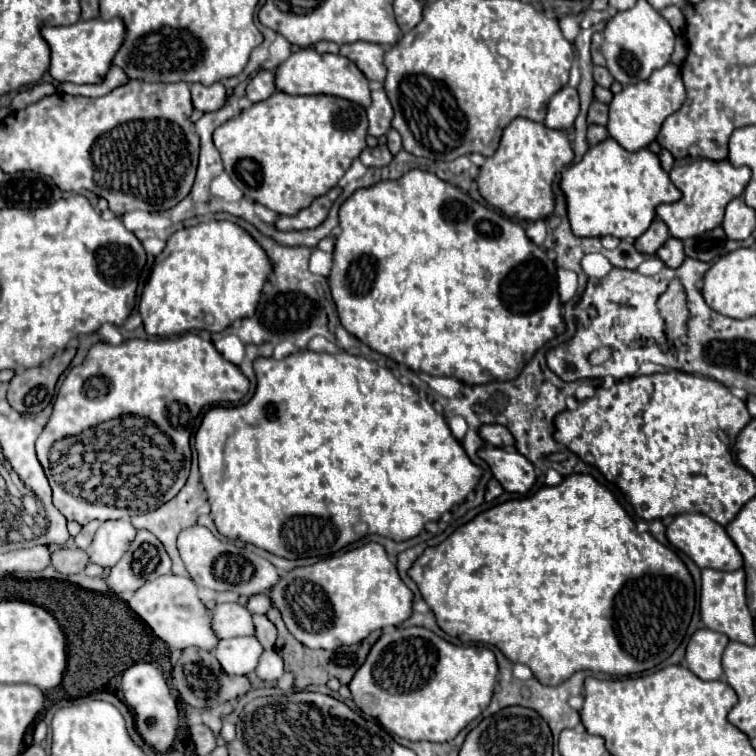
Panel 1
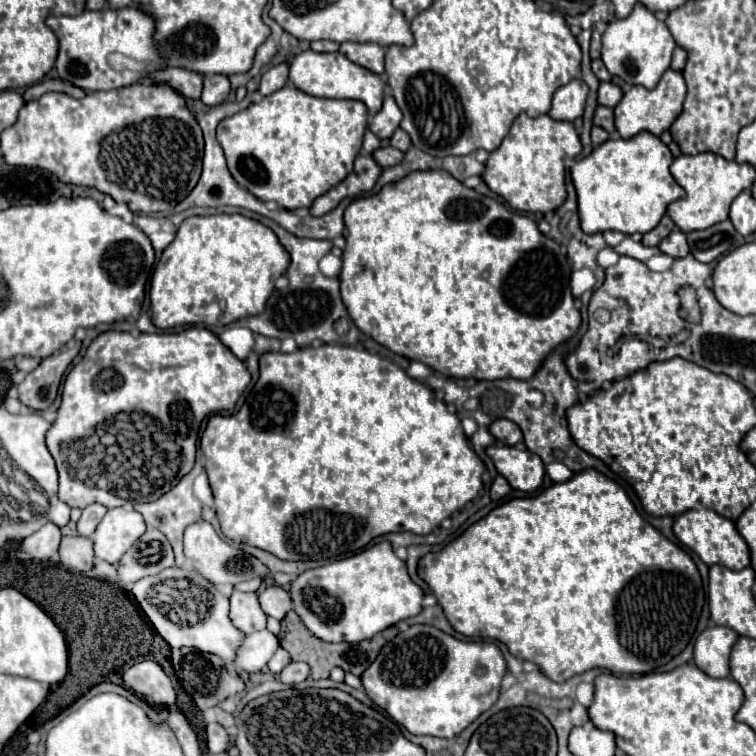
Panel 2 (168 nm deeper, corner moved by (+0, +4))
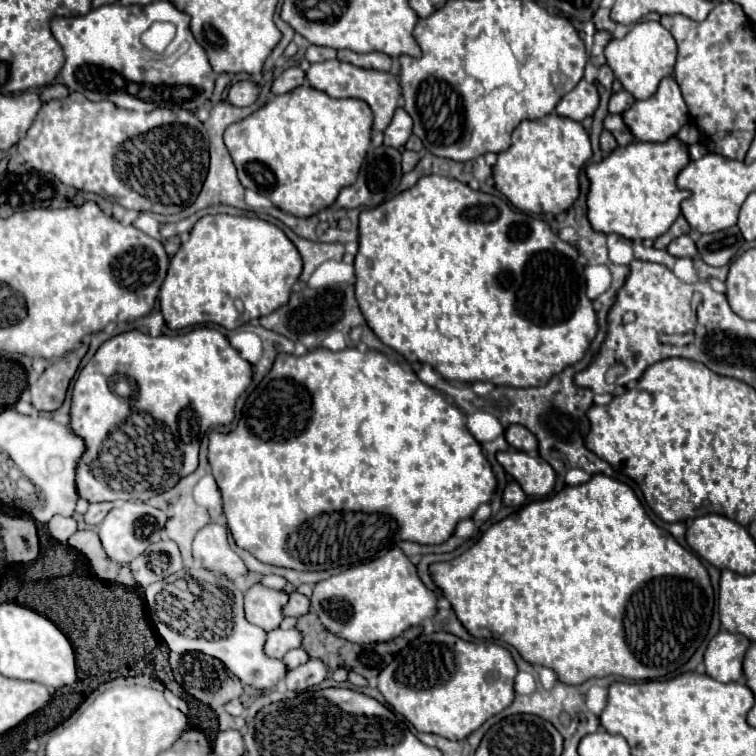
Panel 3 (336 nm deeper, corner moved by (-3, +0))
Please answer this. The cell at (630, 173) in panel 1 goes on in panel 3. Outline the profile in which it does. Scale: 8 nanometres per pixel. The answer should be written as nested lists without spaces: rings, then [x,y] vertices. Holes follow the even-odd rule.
[[[680,138],[666,142],[632,142],[618,146],[600,164],[590,164],[586,174],[592,182],[588,194],[588,218],[592,228],[604,234],[620,234],[628,240],[656,240],[680,216],[680,202],[690,192],[676,188],[678,172],[690,162],[688,144]]]

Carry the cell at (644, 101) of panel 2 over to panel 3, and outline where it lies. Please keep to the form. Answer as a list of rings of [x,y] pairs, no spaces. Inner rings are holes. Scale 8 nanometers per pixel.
[[[668,76],[660,82],[654,96],[650,96],[648,100],[636,100],[624,112],[624,122],[628,124],[632,134],[642,142],[664,142],[664,140],[676,136],[678,130],[688,122],[688,108],[686,108],[686,102],[680,94],[676,80],[672,76]]]

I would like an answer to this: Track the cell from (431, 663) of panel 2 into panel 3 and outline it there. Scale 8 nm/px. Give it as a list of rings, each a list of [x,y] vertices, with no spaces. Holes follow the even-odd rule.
[[[432,632],[422,634],[404,650],[400,650],[394,662],[380,672],[378,690],[392,706],[392,710],[412,722],[418,732],[432,732],[448,740],[464,740],[474,730],[478,730],[488,718],[496,716],[512,704],[516,674],[516,662],[504,646],[492,642],[486,642],[484,646],[484,642],[466,642],[448,632]]]

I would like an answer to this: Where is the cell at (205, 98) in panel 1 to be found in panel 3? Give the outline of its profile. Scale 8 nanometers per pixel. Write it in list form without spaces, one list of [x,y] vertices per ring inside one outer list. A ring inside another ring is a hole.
[[[240,80],[236,84],[230,86],[228,90],[228,100],[234,104],[234,106],[250,106],[256,102],[260,94],[260,86],[250,82],[250,80]]]

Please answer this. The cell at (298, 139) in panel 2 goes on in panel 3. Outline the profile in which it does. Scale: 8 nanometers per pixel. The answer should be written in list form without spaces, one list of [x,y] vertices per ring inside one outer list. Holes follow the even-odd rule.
[[[304,84],[228,126],[224,142],[244,188],[270,198],[284,212],[314,216],[332,206],[342,188],[356,182],[370,134],[372,110],[364,100],[336,100]]]

